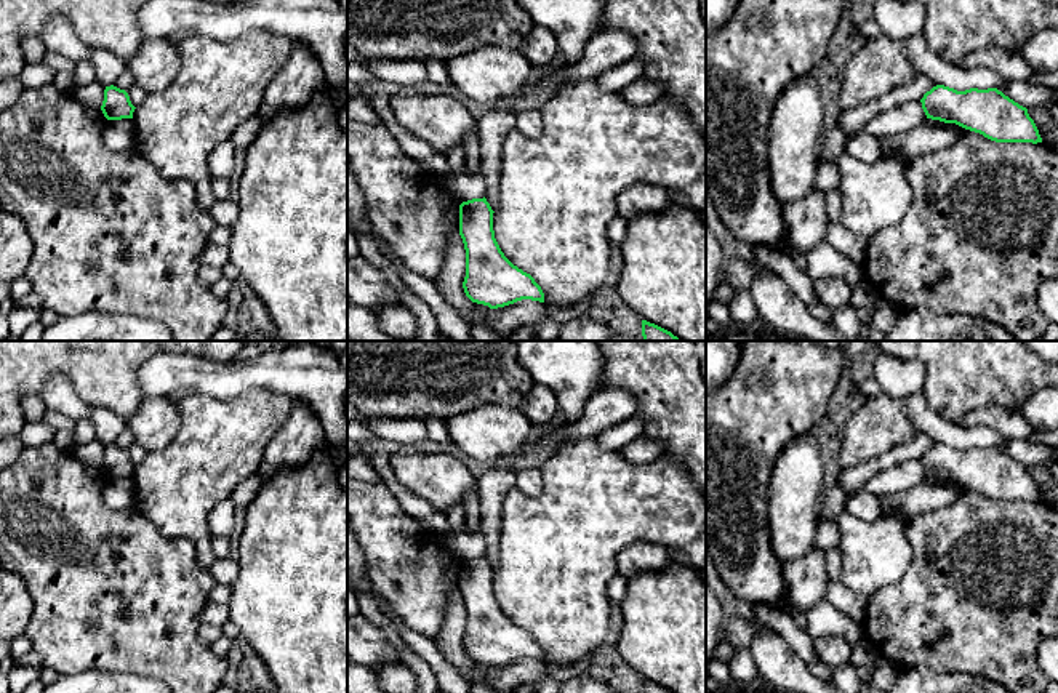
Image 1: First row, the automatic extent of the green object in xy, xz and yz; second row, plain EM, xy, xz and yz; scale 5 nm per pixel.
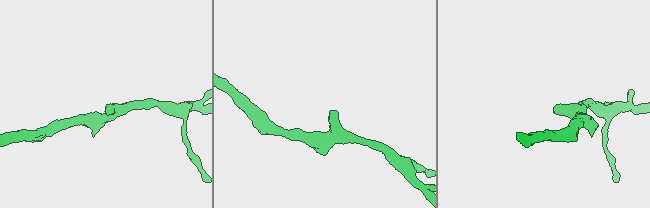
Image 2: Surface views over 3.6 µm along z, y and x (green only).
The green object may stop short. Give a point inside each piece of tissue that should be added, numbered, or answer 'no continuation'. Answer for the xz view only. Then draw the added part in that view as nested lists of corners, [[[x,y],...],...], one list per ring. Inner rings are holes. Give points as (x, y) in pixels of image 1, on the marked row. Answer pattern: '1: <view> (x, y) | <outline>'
no continuation

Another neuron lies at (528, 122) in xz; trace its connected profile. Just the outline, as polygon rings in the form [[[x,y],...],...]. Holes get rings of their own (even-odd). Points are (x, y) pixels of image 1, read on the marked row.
[[[528,109],[517,112],[515,128],[519,133],[538,138],[543,133],[543,112],[536,109]]]

